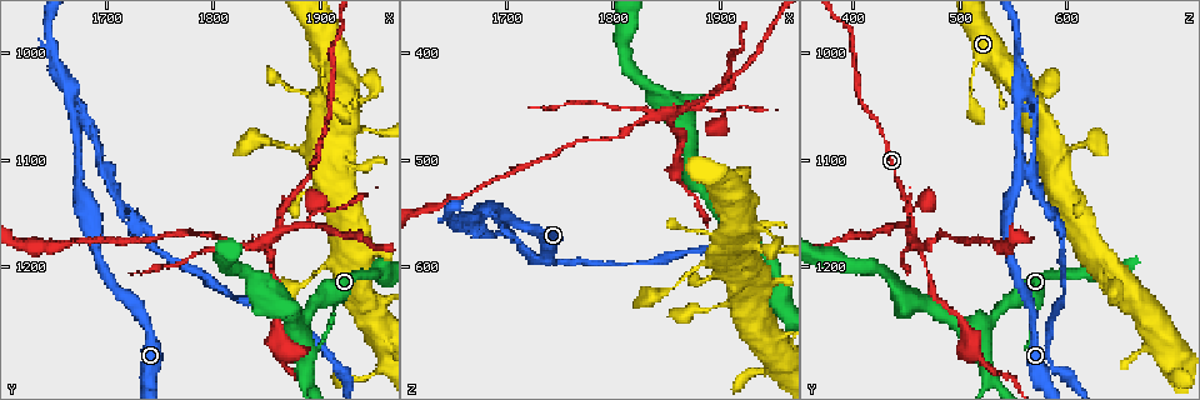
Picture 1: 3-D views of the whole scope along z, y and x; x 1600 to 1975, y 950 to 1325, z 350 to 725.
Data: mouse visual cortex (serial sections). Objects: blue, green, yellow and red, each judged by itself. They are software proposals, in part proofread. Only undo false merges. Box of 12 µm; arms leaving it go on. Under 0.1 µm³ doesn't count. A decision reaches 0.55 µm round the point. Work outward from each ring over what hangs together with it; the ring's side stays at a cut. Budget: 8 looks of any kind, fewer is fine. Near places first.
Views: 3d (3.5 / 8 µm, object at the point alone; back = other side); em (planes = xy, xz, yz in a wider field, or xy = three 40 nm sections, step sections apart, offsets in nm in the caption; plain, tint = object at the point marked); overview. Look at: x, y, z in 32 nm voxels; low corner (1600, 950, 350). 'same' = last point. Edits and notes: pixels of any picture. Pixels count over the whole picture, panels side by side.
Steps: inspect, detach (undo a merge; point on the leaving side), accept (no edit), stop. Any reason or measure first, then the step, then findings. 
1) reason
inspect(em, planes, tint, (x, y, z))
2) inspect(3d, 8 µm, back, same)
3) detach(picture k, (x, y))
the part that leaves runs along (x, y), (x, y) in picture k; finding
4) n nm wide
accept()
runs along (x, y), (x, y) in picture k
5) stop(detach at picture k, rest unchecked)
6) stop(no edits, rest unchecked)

abrupt turn
inspect(em, xy, step 1, tint, (1848, 1178, 456))

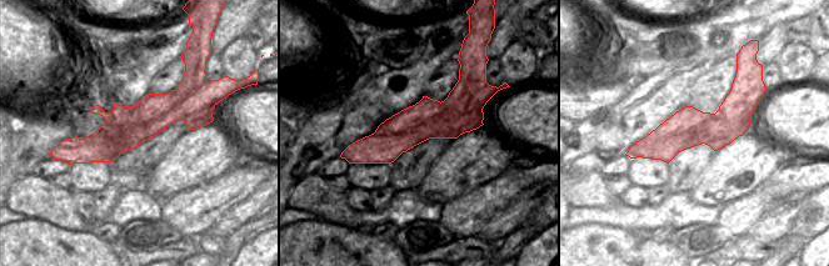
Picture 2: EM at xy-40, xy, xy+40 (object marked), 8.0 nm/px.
inspect(3d, 3.5 µm, back, same)

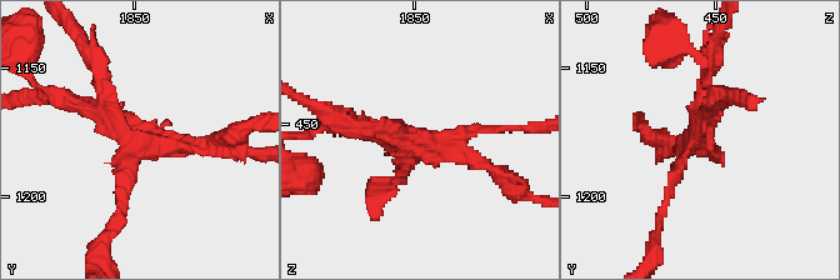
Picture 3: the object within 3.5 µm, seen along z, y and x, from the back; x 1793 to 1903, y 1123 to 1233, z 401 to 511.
detach(picture 3, (396, 148))
the part that leaves runs along (369, 129), (411, 135), (419, 151) in picture 3; a second cell is stuck on

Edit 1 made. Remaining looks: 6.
sharp bend
inspect(3d, 3.5 µm, (1900, 1046, 572))

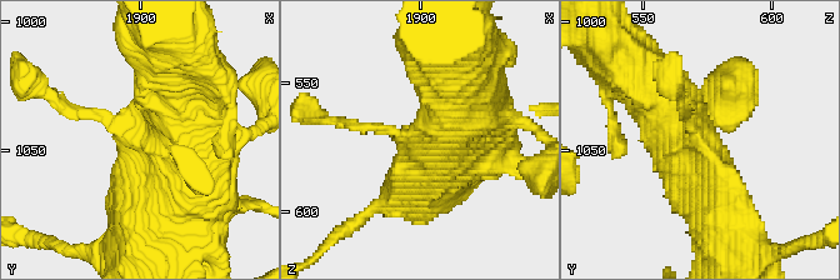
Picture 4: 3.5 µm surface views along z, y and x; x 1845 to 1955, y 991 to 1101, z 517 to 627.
need the tissue
inspect(em, xy, step 2, tint, (1902, 1046, 573))

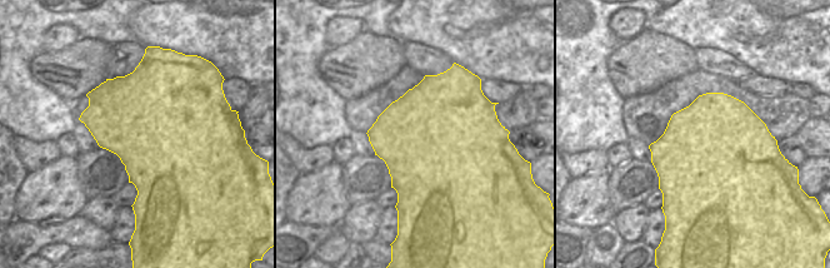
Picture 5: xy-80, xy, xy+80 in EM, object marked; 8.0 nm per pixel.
950 nm wide
accept()
runs along (668, 106), (731, 256) in picture 4; continuous, no second cell

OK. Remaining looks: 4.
three arms meet
inspect(3d, 3.5 µm, (1664, 1036, 556))

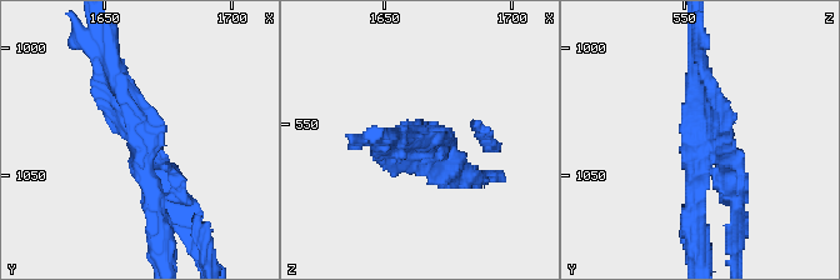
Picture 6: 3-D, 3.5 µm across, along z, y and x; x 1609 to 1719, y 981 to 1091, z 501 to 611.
now the EM
inspect(em, xy, step 5, tint, (1665, 1038, 557))

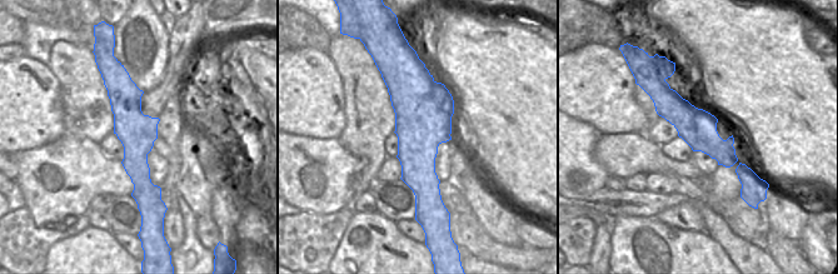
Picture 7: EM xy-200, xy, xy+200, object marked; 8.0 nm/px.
detach(picture 6, (736, 191))
the part that leaves runs along (711, 144), (740, 168), (740, 240) in picture 6; two cells meet here

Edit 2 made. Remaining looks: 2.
stop(detach at picture 3, detach at picture 6, rest unchecked)

